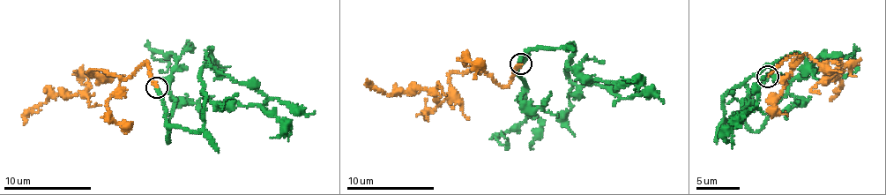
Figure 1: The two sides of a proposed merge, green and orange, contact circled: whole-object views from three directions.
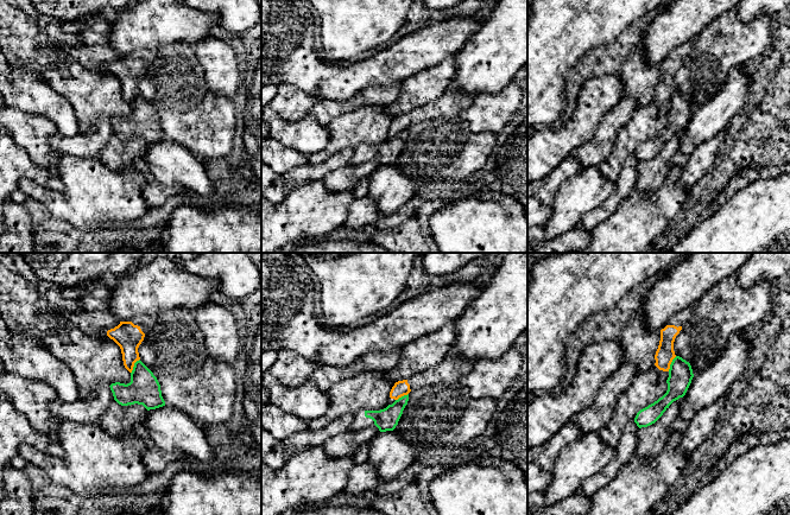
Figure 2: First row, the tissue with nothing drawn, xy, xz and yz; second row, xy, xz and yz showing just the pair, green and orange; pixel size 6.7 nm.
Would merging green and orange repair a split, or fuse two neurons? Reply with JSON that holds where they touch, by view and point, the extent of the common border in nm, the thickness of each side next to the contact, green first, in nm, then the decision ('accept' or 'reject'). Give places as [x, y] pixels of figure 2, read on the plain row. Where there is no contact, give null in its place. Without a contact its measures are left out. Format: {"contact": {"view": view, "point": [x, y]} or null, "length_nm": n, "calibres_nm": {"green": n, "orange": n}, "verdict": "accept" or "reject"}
{"contact": {"view": "xy", "point": [134, 100]}, "length_nm": 120, "calibres_nm": {"green": 220, "orange": 180}, "verdict": "reject"}

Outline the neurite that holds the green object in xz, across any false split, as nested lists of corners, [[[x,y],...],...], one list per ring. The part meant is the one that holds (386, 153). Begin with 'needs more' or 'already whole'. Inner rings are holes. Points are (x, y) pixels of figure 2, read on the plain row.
needs more; [[[409,128],[380,145],[360,145],[355,148],[349,165],[360,165],[375,159],[380,166],[393,165],[409,135]]]

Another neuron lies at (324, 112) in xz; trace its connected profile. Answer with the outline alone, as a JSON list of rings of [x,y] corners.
[[[402,83],[391,85],[373,85],[365,88],[347,100],[320,101],[310,108],[308,116],[322,126],[328,126],[341,114],[353,112],[361,107],[384,107],[394,102],[400,93]]]

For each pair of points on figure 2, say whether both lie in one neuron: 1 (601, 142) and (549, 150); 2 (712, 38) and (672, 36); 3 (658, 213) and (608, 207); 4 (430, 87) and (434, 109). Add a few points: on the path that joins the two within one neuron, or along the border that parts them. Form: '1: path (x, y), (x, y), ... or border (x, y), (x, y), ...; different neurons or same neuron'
1: border (598, 125), (594, 134), (570, 154); different neurons
2: border (715, 18), (690, 40); different neurons
3: border (634, 190), (595, 227); different neurons
4: border (447, 88), (435, 100), (406, 113); different neurons

